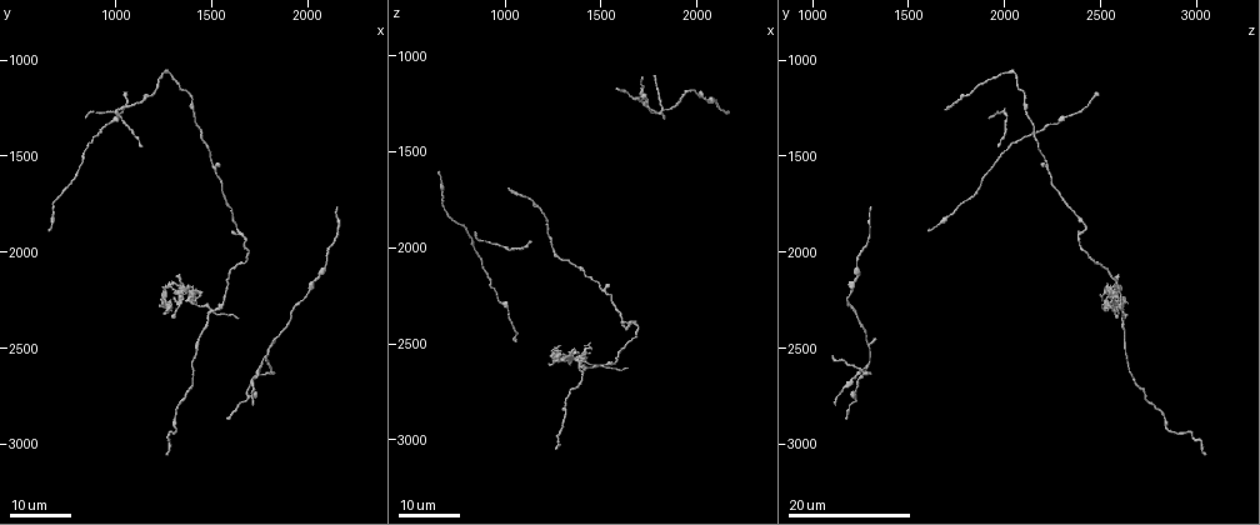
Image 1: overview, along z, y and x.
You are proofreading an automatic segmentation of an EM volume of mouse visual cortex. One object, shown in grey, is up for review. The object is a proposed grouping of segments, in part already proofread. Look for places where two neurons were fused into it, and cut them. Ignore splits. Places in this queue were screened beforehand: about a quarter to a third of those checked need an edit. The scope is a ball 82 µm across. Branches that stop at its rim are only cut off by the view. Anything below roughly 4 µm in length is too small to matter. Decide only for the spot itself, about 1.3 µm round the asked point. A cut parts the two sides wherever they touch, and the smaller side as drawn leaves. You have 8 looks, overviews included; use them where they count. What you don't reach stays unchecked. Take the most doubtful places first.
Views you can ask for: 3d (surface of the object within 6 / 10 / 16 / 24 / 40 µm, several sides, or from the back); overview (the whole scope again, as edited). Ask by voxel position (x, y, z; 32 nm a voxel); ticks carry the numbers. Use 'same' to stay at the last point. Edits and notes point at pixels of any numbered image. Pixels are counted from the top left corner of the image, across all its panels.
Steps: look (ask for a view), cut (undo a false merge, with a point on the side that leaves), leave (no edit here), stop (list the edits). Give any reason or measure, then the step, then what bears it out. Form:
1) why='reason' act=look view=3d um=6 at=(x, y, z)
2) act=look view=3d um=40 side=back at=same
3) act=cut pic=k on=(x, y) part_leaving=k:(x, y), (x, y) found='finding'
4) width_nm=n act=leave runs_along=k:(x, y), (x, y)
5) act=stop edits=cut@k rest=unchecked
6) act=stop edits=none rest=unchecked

why='four or more arms meet' act=look view=3d um=24 at=(1480, 2310, 2610)

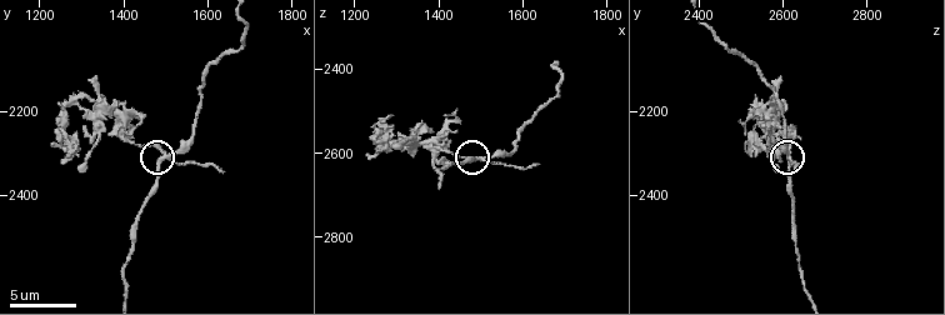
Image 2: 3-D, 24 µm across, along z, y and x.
act=look view=3d um=6 at=(1495, 2300, 2610)

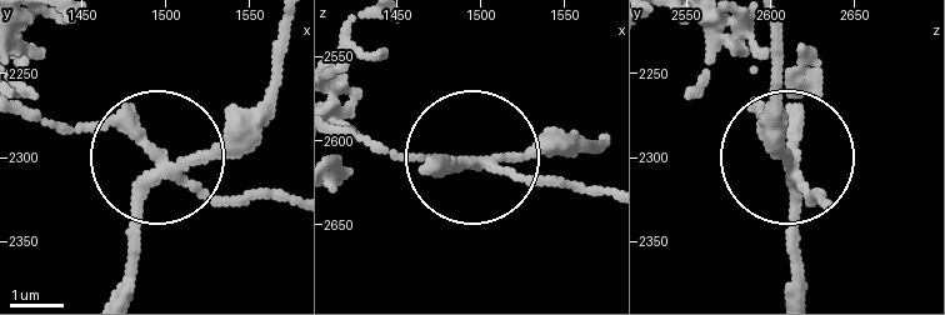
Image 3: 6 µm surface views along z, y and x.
width_nm=220 act=cut pic=3 on=(246, 198) part_leaving=3:(164, 169), (129, 138), (21, 106) found='two neurons meet here'

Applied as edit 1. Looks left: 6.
act=look view=overview

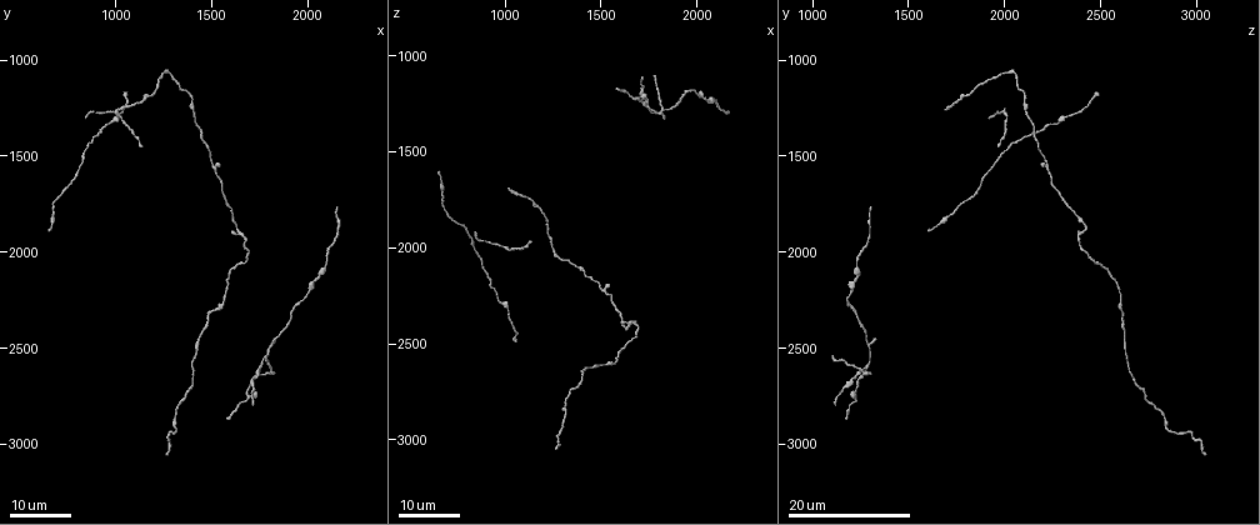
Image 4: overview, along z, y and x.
why='three arms meet' act=look view=3d um=16 at=(1510, 1530, 2210)

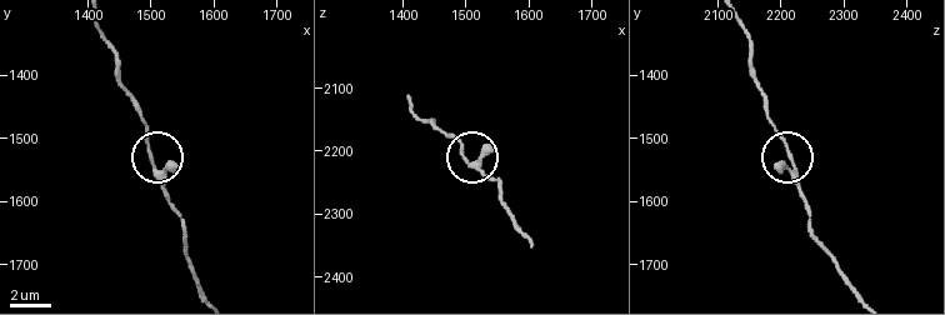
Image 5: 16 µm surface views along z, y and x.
act=look view=3d um=6 at=(1505, 1545, 2220)

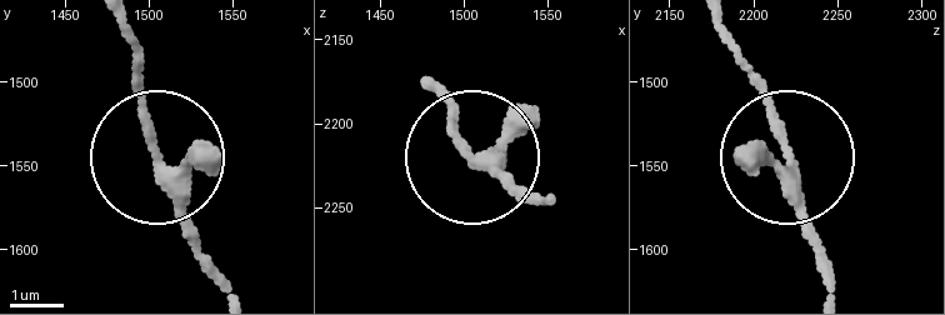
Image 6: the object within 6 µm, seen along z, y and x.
side_arm_um=70 arms=3 act=leave found='continuous, no second neuron'

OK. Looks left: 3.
why='thin neck' act=look view=3d um=24 at=(1630, 1880, 2430)

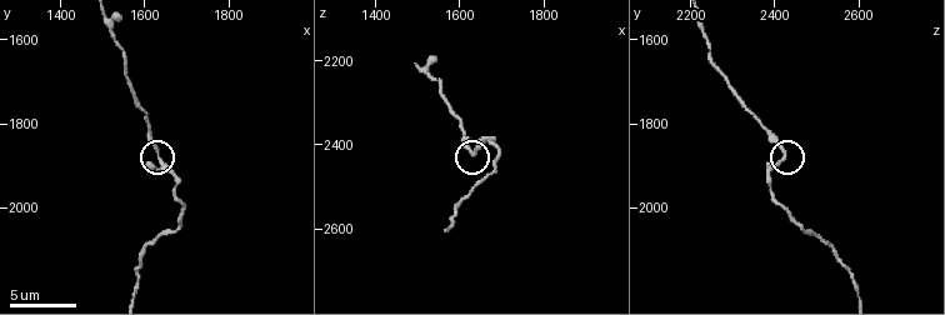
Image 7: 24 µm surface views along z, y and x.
act=look view=3d um=10 at=(1630, 1870, 2420)

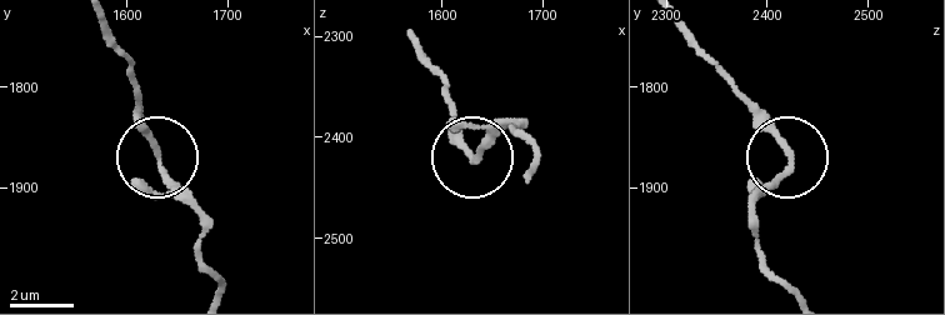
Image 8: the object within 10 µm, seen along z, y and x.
act=leave runs_along=8:(100, 20), (128, 76), (135, 125), (165, 173), (203, 211) found='one neuron here'

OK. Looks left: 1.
act=stop edits=cut@3 rest=unchecked

